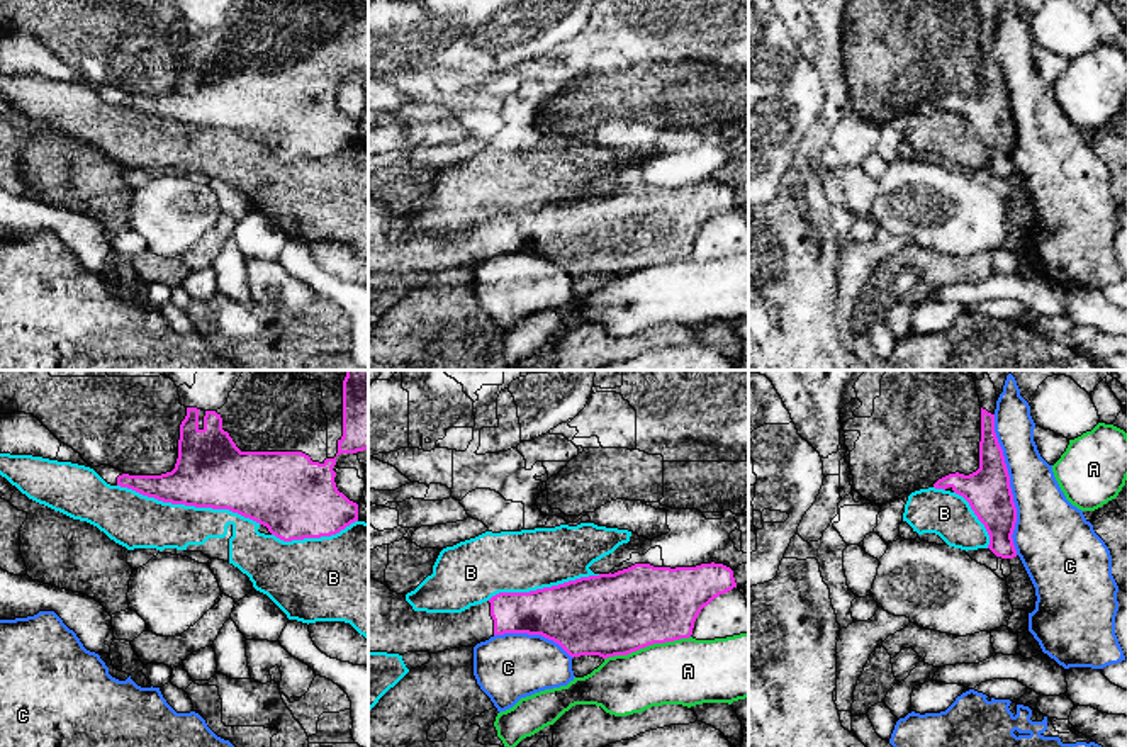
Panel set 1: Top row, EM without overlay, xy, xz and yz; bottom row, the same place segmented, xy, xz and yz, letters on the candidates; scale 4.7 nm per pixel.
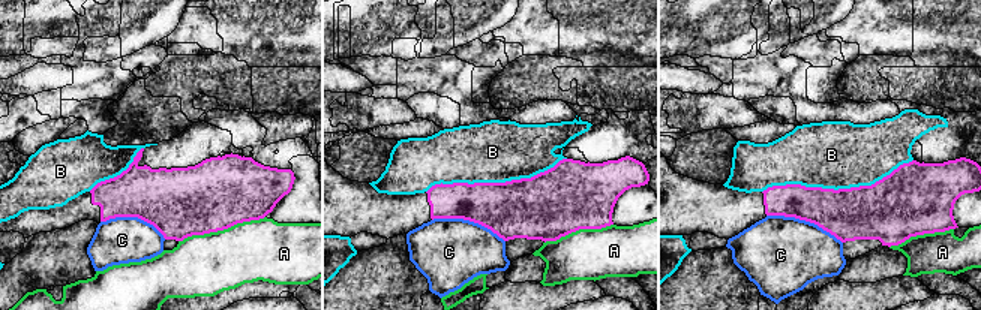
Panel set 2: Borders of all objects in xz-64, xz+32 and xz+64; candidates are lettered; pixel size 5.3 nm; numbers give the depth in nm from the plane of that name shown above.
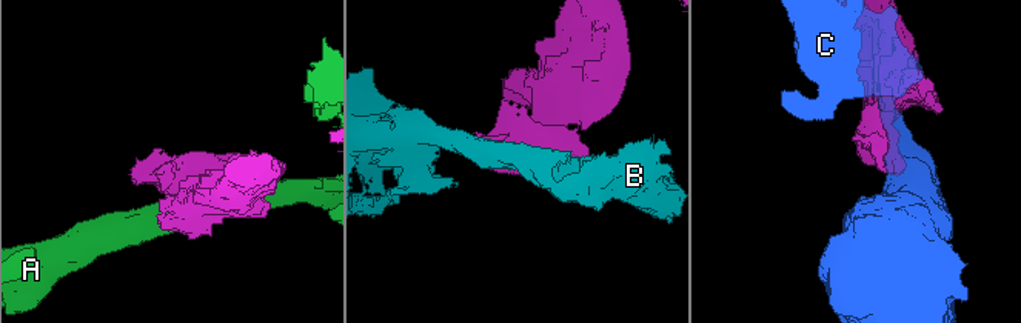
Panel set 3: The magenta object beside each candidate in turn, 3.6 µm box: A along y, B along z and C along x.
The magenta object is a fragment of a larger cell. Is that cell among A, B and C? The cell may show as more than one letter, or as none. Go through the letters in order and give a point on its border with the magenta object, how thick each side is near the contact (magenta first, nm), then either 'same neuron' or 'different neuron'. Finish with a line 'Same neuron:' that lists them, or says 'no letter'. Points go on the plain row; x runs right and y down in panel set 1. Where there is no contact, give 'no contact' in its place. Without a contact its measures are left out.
A: meets magenta in xz at (647, 265); 400 nm thick on the magenta side, 320 nm on the other; different neuron
B: meets magenta in xy at (189, 124); 340 nm thick on the magenta side, 260 nm on the other; different neuron
C: meets magenta in yz at (1009, 104); 220 nm thick on the magenta side, 280 nm on the other; different neuron
Same neuron: no letter

